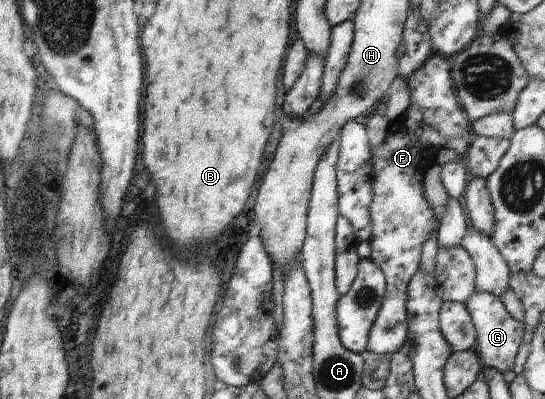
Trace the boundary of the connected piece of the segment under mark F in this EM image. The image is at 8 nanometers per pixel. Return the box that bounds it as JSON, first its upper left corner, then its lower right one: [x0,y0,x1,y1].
[366,52,477,356]

